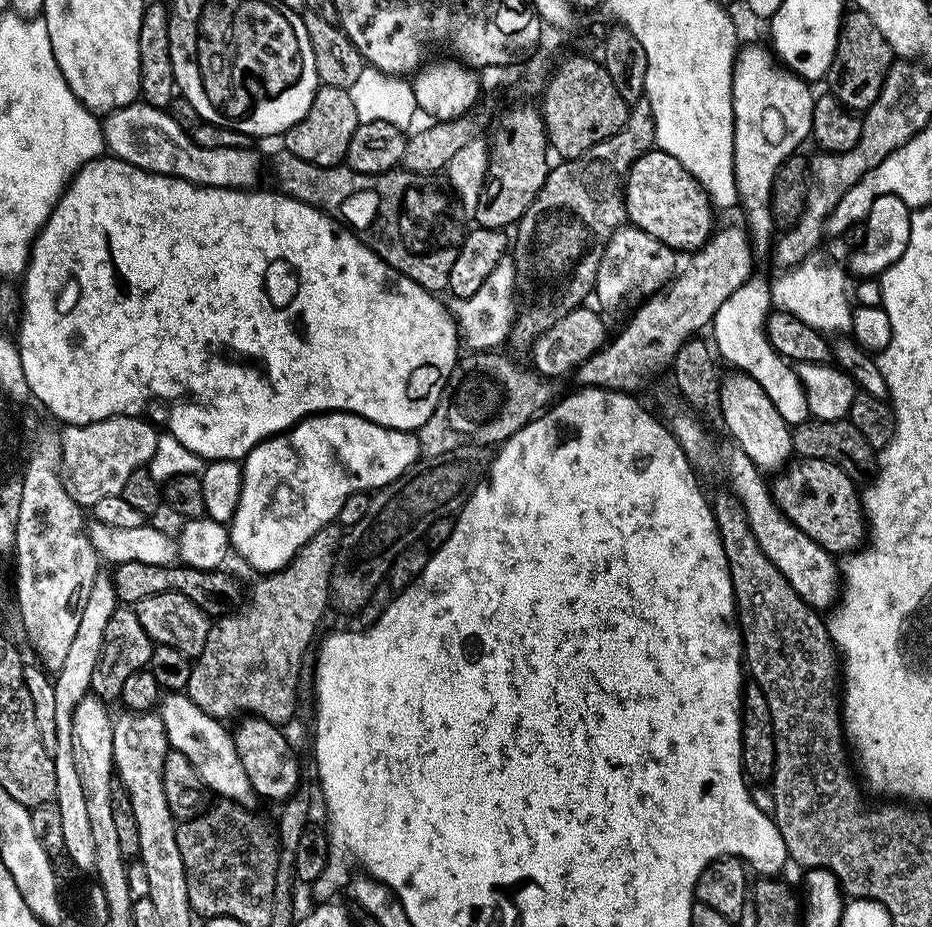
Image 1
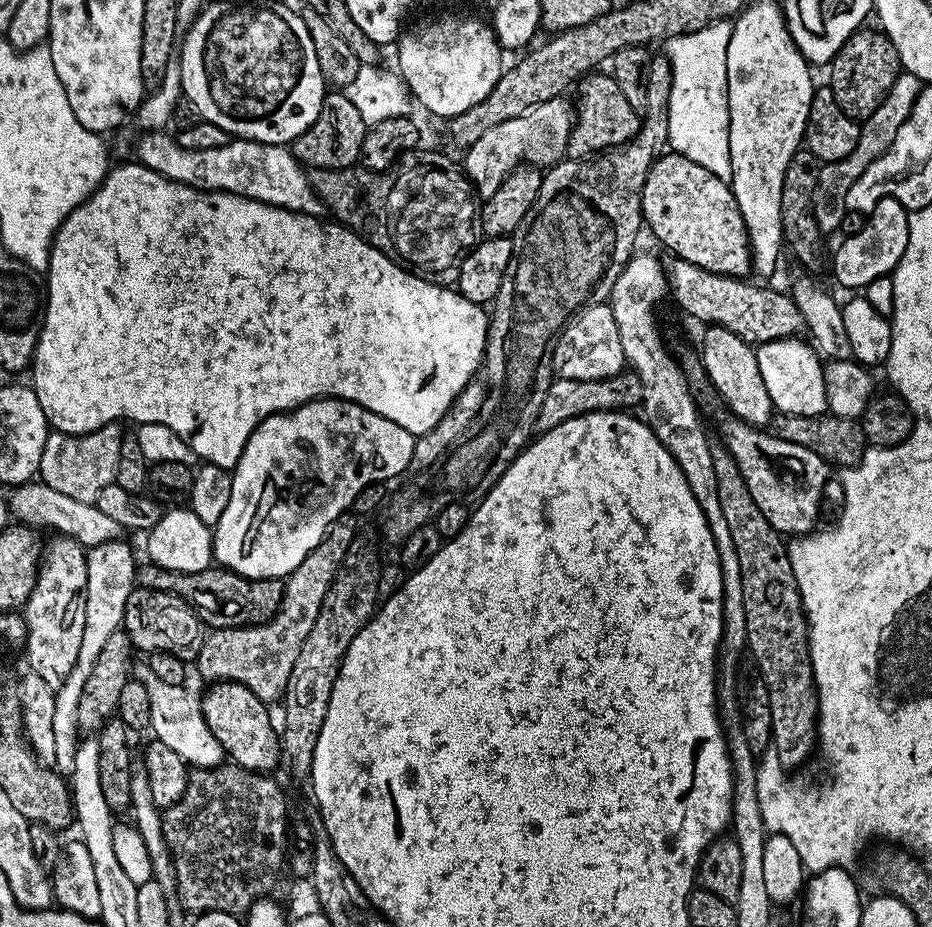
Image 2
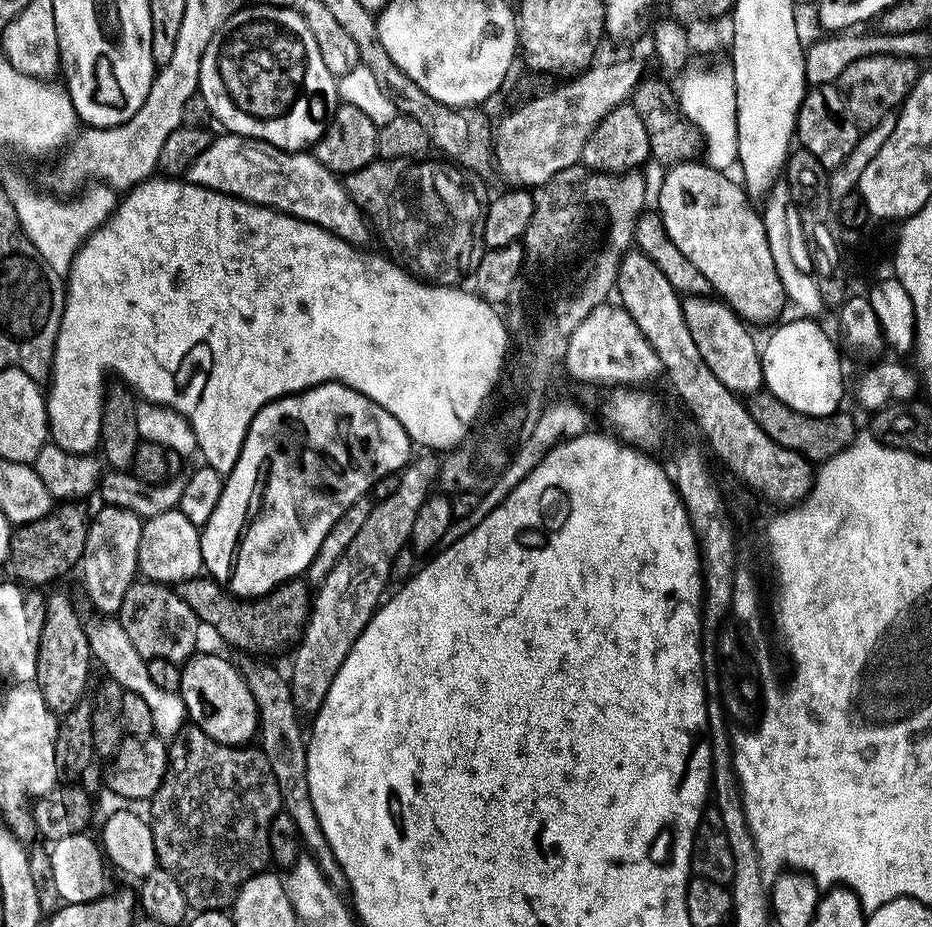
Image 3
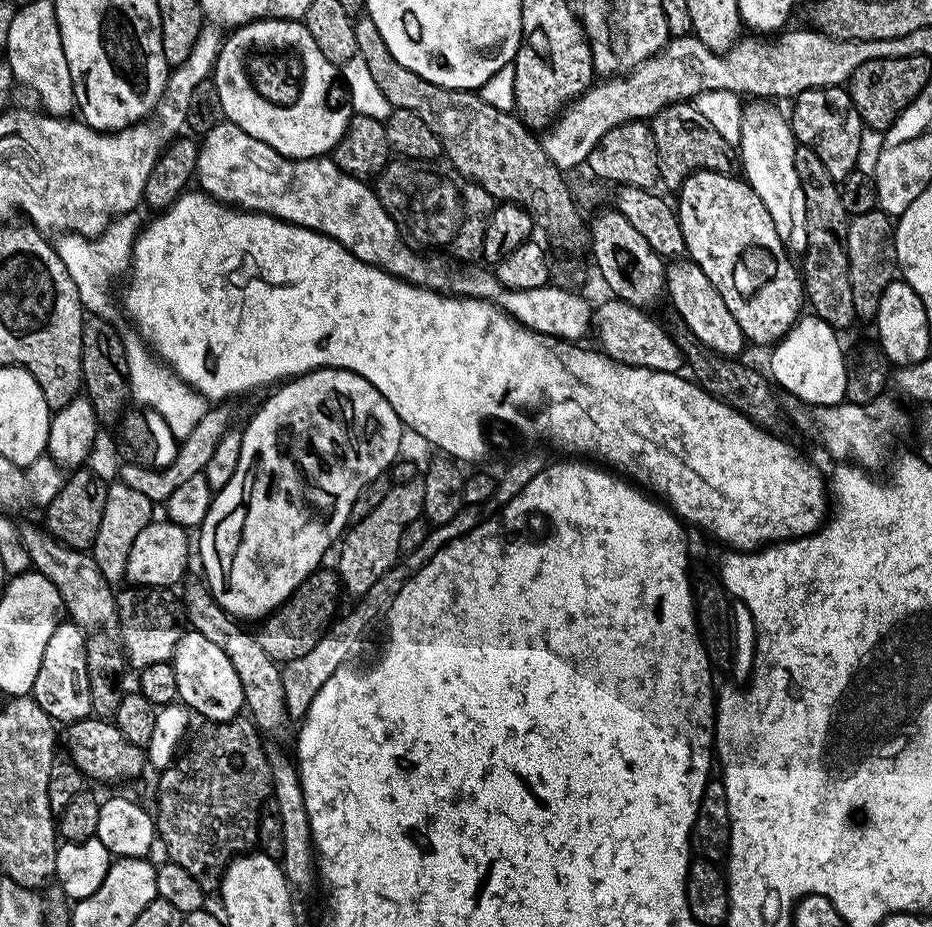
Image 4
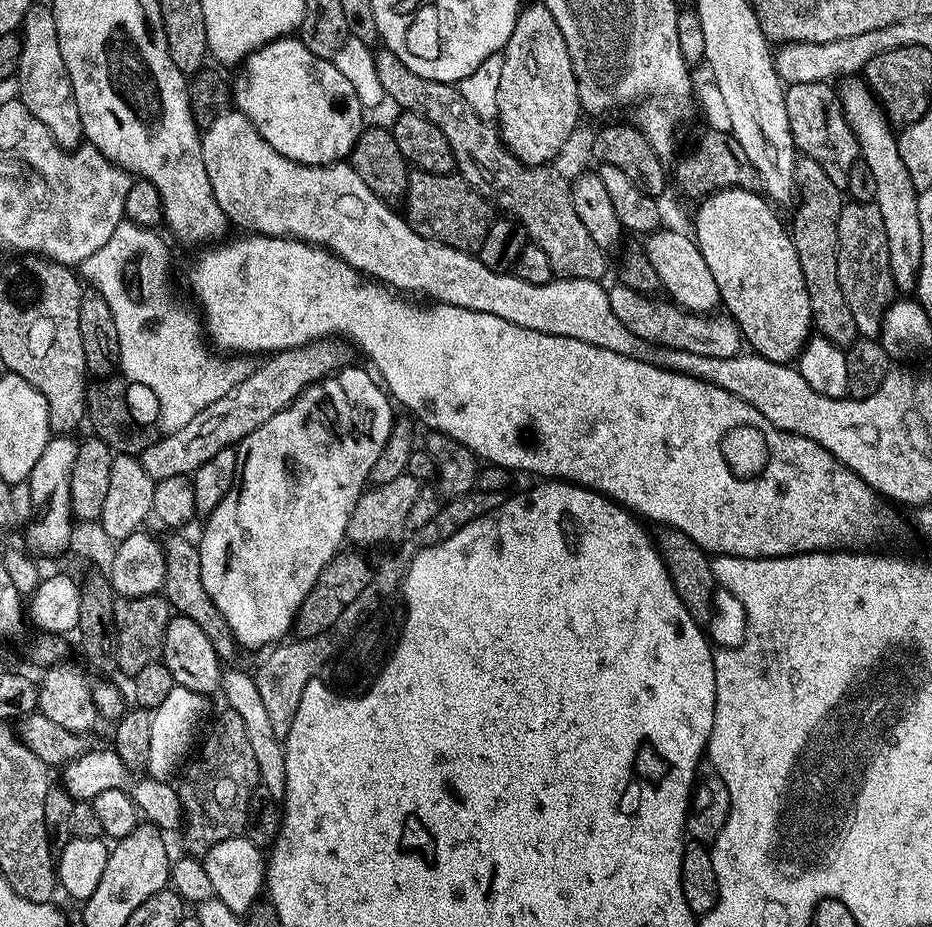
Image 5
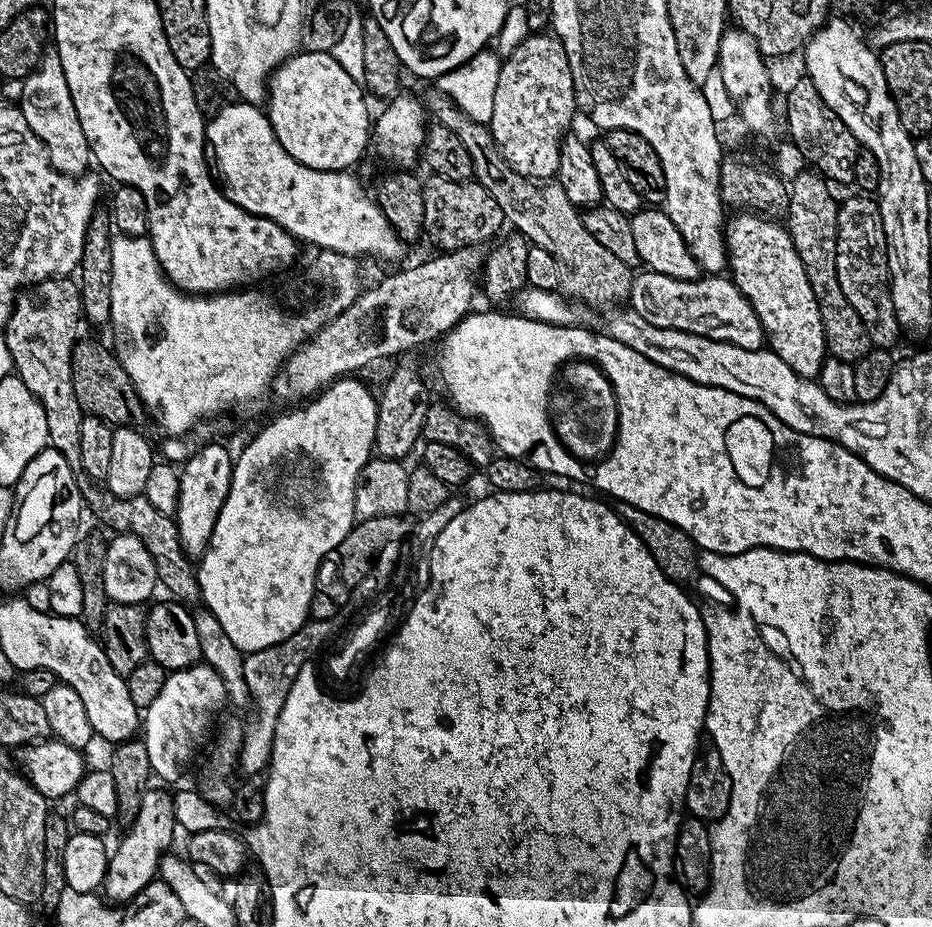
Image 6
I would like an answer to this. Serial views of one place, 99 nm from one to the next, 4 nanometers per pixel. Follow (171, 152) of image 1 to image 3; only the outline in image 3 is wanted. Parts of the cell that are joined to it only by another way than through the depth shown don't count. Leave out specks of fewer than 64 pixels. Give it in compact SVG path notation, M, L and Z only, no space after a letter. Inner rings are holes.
M220 134L213 139L210 146L206 146L206 150L202 150L202 154L198 154L198 158L194 158L192 165L188 167L186 173L186 179L190 184L197 184L203 188L209 188L210 190L218 190L222 194L230 194L236 196L240 200L245 200L251 204L261 204L263 208L276 208L280 212L284 212L287 216L296 216L300 220L305 220L311 224L317 224L322 226L327 232L332 232L338 238L342 238L346 242L357 246L367 245L368 236L370 237L370 224L366 219L363 212L361 212L359 206L350 198L350 194L344 188L344 181L335 172L331 172L326 166L322 166L322 162L318 162L315 155L309 154L307 151L301 150L298 152L286 152L283 148L275 148L273 144L268 144L264 140L251 140L248 136L233 136L231 134Z

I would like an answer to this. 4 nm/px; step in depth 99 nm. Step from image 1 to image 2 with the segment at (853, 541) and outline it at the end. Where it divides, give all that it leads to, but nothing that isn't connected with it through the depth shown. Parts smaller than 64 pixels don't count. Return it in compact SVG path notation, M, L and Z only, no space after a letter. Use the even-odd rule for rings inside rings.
M724 414L720 428L724 433L718 436L719 443L727 448L734 462L738 462L738 470L742 470L742 482L746 482L746 490L750 490L750 498L754 498L758 510L762 510L766 522L770 522L776 532L788 538L813 531L817 527L816 519L820 516L820 503L824 500L830 465L818 458L814 450L806 450L806 446L794 446L794 442L786 442L771 431L757 430L737 416Z

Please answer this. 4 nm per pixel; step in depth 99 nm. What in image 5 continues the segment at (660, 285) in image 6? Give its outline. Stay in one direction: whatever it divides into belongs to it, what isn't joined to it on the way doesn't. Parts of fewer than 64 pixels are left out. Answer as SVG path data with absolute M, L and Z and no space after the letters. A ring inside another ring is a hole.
M619 282L613 284L614 286L608 288L610 308L614 310L614 314L618 314L618 322L626 325L635 336L642 338L647 344L662 348L677 348L710 358L734 358L741 355L740 327L731 316L688 312L671 299L656 300L660 298L652 294L636 292Z

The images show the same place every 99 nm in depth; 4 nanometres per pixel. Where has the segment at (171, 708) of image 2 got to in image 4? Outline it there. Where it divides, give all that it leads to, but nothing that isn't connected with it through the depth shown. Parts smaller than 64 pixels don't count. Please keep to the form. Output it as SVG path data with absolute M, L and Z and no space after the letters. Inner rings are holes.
M28 524L19 529L21 542L29 552L31 567L41 572L54 586L58 586L58 594L62 594L64 612L67 619L79 628L85 630L115 629L116 619L116 592L108 580L102 578L102 570L98 570L98 562L87 551L79 548L68 548L59 544L41 527L35 528Z

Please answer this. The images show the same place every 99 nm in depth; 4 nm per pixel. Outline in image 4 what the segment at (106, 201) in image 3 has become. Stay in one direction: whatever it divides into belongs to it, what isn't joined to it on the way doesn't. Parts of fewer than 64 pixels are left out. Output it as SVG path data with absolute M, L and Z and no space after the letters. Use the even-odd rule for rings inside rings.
M127 212L109 222L106 230L95 238L85 238L64 234L55 241L54 247L58 258L62 258L62 266L66 266L66 274L78 286L80 303L92 314L108 314L112 308L112 283L116 276L123 277L132 263L132 247L136 235L140 233L142 220L136 212Z

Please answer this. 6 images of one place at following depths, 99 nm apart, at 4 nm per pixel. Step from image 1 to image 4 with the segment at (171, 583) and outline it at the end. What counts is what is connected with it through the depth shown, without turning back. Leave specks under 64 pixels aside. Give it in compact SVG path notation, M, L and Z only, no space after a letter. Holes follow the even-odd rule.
M317 570L308 575L283 604L268 613L259 621L254 635L258 646L270 654L270 658L281 665L290 663L294 658L302 658L302 654L310 654L314 646L318 646L321 636L329 631L330 625L337 619L336 603L342 597L342 585L335 571Z

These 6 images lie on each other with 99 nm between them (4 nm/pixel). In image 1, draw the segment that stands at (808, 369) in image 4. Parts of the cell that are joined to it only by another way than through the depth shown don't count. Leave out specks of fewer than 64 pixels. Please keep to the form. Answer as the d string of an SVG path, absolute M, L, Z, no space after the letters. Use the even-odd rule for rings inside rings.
M753 274L753 276L750 277L750 279L746 280L746 282L744 283L744 285L741 288L739 288L738 290L734 290L730 294L730 298L726 298L726 302L722 302L722 306L718 306L718 310L716 311L716 317L714 317L714 319L712 319L712 322L710 325L710 332L713 332L713 334L716 335L716 344L717 345L715 344L715 347L718 349L718 352L719 352L718 347L720 347L721 353L719 352L719 355L722 357L722 360L723 360L722 355L724 355L725 362L728 364L733 364L731 367L733 369L735 369L735 371L743 372L745 376L749 376L750 378L754 378L758 382L758 386L762 386L762 390L764 390L766 392L766 394L768 395L768 397L770 398L770 402L774 402L774 406L782 414L782 418L785 420L785 422L787 422L787 424L790 426L795 426L797 424L801 424L801 422L804 421L806 418L806 405L804 403L804 389L801 388L801 386L800 386L799 375L797 375L797 373L795 371L793 371L793 369L791 372L790 369L783 368L783 366L784 367L788 367L788 366L785 366L782 363L781 357L772 348L772 343L768 341L768 333L767 333L767 331L765 331L765 328L766 328L766 321L770 315L770 305L772 304L772 293L771 293L771 289L769 288L769 286L770 286L770 282L769 282L768 278L766 280L764 277L760 276L760 274Z

